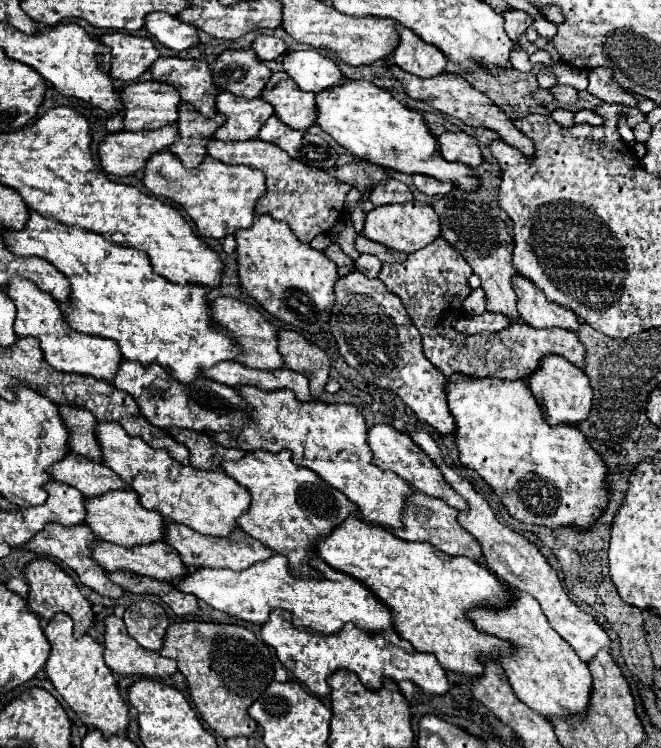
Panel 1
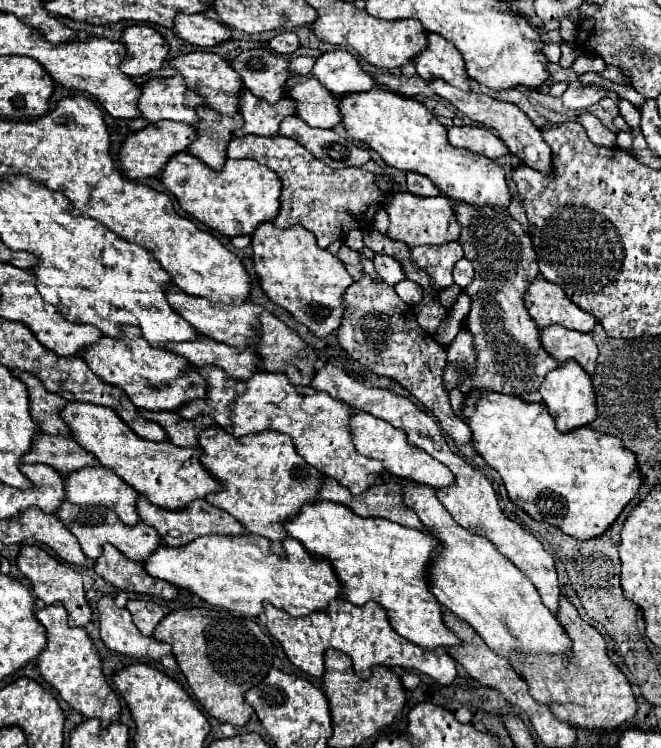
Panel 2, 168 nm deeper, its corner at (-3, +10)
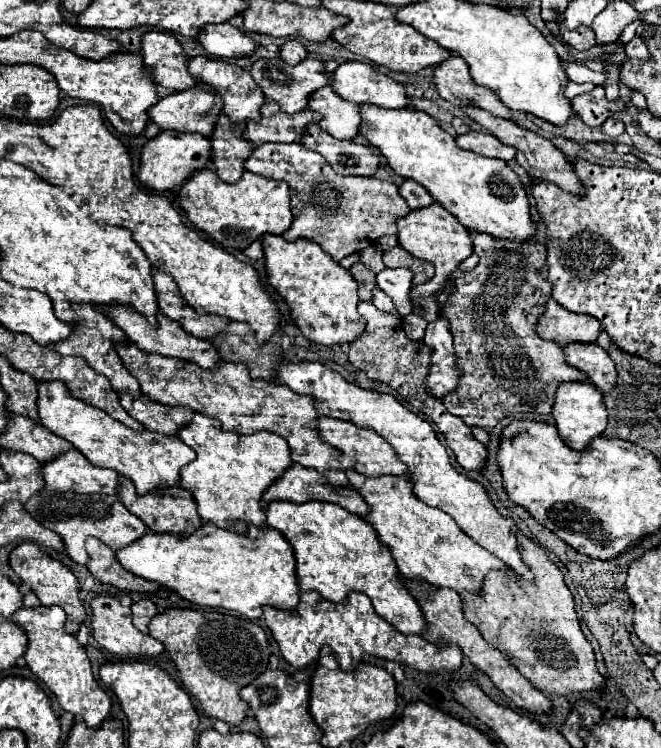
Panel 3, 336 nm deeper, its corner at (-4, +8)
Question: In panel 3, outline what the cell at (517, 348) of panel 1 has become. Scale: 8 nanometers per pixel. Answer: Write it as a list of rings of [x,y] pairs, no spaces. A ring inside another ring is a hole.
[[[565,344],[561,346],[569,366],[587,374],[587,378],[601,390],[609,392],[615,384],[617,372],[609,354],[597,344]]]

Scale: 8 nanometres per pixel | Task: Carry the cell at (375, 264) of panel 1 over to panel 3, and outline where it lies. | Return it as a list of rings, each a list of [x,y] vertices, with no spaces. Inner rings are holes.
[[[385,268],[377,274],[377,286],[393,300],[393,304],[395,304],[395,308],[401,316],[407,316],[407,314],[413,312],[413,304],[411,304],[411,298],[409,298],[409,276],[413,278],[409,268]]]

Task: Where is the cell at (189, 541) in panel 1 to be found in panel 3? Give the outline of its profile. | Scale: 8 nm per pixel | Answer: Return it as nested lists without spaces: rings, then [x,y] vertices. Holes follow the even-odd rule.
[[[121,476],[119,478],[119,492],[121,492],[121,502],[125,504],[125,508],[131,514],[139,516],[149,526],[149,530],[153,530],[157,534],[177,534],[177,536],[185,538],[203,526],[203,520],[197,514],[197,502],[193,500],[191,492],[187,492],[185,488],[169,488],[163,496],[157,496],[155,492],[145,494],[145,496],[137,496],[133,482],[129,482],[127,478]]]

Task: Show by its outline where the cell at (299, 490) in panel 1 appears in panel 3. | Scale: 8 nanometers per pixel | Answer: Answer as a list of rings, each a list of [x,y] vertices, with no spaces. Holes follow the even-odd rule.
[[[195,414],[187,428],[179,432],[179,438],[197,452],[197,458],[181,468],[181,486],[189,490],[197,502],[199,516],[205,522],[213,522],[219,528],[247,532],[249,524],[265,528],[265,510],[261,508],[263,494],[293,466],[289,446],[285,440],[271,432],[257,432],[241,436],[235,432],[223,432],[219,422],[201,414]]]

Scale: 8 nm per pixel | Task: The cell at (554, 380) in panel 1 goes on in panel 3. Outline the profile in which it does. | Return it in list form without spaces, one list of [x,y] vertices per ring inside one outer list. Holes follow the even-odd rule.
[[[565,382],[557,388],[553,402],[553,418],[559,436],[573,450],[583,450],[595,436],[601,436],[607,426],[607,410],[603,404],[603,394],[591,382]]]

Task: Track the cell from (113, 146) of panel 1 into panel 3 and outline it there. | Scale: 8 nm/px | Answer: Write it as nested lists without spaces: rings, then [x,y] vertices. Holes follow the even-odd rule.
[[[161,130],[155,138],[151,138],[141,150],[141,164],[139,164],[139,180],[153,190],[173,190],[181,186],[195,170],[201,170],[211,160],[211,144],[209,138],[191,132],[165,132]]]

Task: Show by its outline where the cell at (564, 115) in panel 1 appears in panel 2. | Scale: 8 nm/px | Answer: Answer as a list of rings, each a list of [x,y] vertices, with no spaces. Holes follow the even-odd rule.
[[[584,112],[584,114],[578,116],[578,122],[584,126],[584,130],[588,132],[588,138],[596,146],[606,146],[606,148],[614,148],[616,146],[616,134],[612,134],[596,116]]]

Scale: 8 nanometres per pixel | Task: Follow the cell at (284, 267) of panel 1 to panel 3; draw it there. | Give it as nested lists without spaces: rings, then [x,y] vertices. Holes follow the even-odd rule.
[[[277,234],[263,236],[263,256],[269,284],[291,308],[293,322],[317,344],[343,344],[355,340],[365,330],[365,320],[357,312],[357,282],[339,262],[311,240],[283,240]]]

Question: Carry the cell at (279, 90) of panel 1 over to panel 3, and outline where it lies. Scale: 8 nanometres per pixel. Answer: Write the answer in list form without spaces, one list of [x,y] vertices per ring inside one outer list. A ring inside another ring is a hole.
[[[331,86],[319,88],[309,96],[309,108],[319,112],[323,118],[319,122],[323,132],[329,132],[337,140],[351,140],[359,132],[359,106],[341,100]]]

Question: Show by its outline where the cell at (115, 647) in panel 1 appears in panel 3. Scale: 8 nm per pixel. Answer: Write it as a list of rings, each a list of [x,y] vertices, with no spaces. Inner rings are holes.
[[[97,596],[91,602],[91,612],[93,612],[93,618],[91,618],[93,636],[99,642],[99,646],[105,648],[107,652],[111,652],[111,654],[125,654],[125,656],[139,656],[139,658],[143,658],[143,656],[155,658],[155,656],[159,656],[165,650],[159,640],[155,640],[155,638],[147,636],[147,634],[141,634],[133,626],[133,622],[131,622],[131,608],[123,608],[117,598],[113,598],[113,596]]]

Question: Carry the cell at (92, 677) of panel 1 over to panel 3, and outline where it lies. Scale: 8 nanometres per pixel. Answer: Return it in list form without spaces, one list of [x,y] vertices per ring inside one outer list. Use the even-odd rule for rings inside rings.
[[[39,606],[39,608],[21,608],[15,612],[11,620],[17,620],[17,624],[27,632],[29,646],[25,652],[25,660],[31,672],[37,678],[41,678],[45,686],[57,696],[63,710],[81,716],[85,724],[89,724],[89,728],[97,728],[109,718],[111,698],[97,684],[85,648],[77,642],[73,634],[67,634],[63,630],[63,618],[65,612],[59,606],[49,606],[49,608]]]

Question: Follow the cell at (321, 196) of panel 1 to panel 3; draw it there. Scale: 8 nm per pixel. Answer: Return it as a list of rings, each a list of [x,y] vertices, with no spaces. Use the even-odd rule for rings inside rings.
[[[261,144],[253,148],[251,156],[245,160],[245,168],[249,172],[285,180],[291,186],[291,212],[293,212],[293,224],[283,234],[285,240],[297,240],[297,238],[309,238],[317,242],[333,260],[341,260],[347,254],[353,254],[359,250],[359,242],[375,242],[377,238],[385,234],[397,234],[395,220],[409,214],[409,206],[405,204],[403,196],[399,196],[399,188],[387,180],[379,180],[375,176],[341,176],[337,174],[327,160],[321,158],[321,154],[307,150],[303,144]]]

